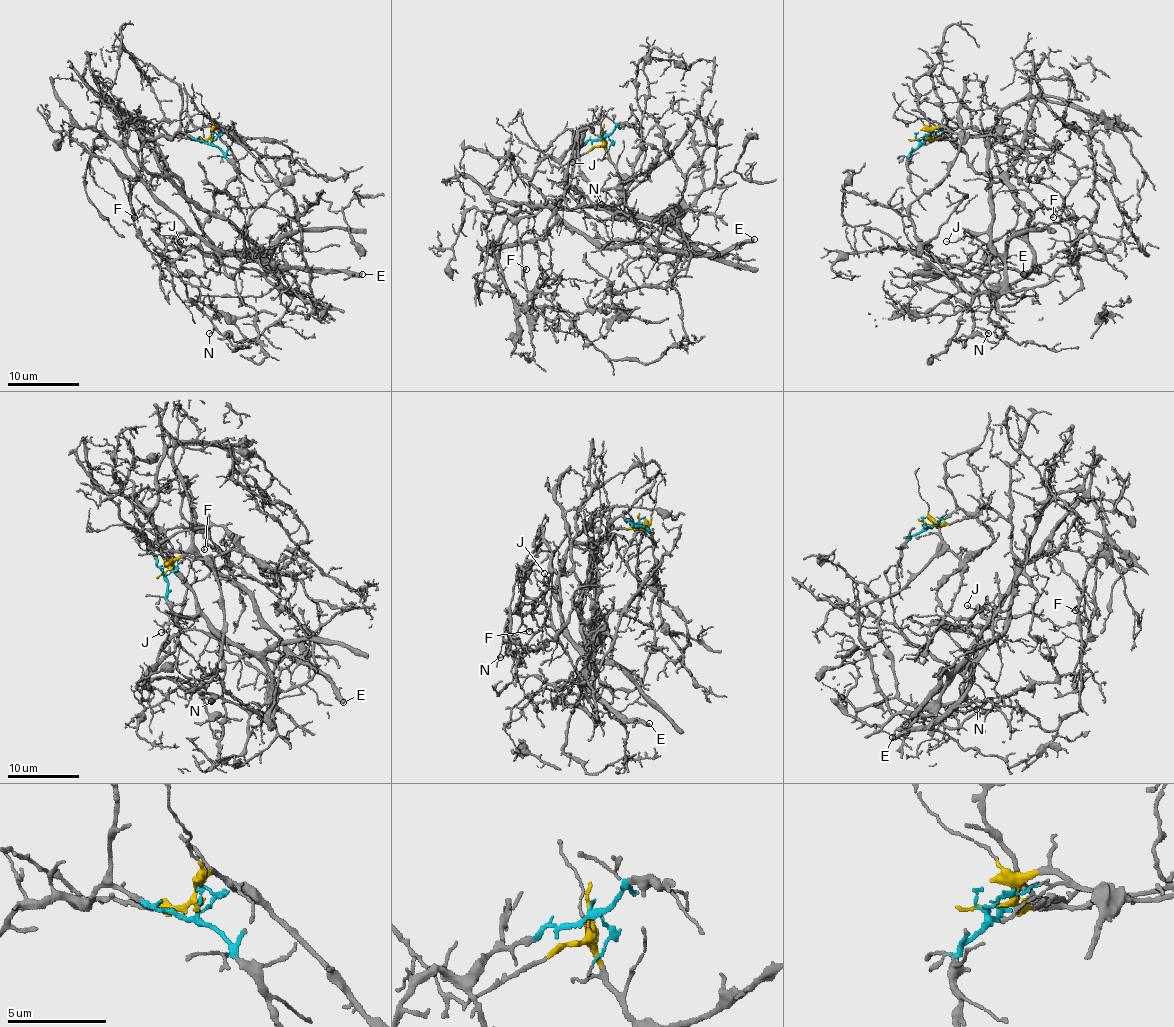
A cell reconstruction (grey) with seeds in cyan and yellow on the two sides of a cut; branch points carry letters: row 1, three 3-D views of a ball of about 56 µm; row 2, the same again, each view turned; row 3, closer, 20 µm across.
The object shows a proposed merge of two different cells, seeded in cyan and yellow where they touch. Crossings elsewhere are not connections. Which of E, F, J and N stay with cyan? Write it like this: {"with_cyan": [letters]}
{"with_cyan": ["E", "F", "J", "N"]}

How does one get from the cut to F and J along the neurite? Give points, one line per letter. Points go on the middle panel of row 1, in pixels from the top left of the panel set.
F: (603, 133), (558, 158), (546, 156), (535, 169), (530, 182), (544, 205), (517, 223), (523, 279), (526, 270)
J: (603, 133), (558, 158), (546, 156), (530, 182), (602, 246), (657, 250), (627, 216), (558, 185), (573, 162)

